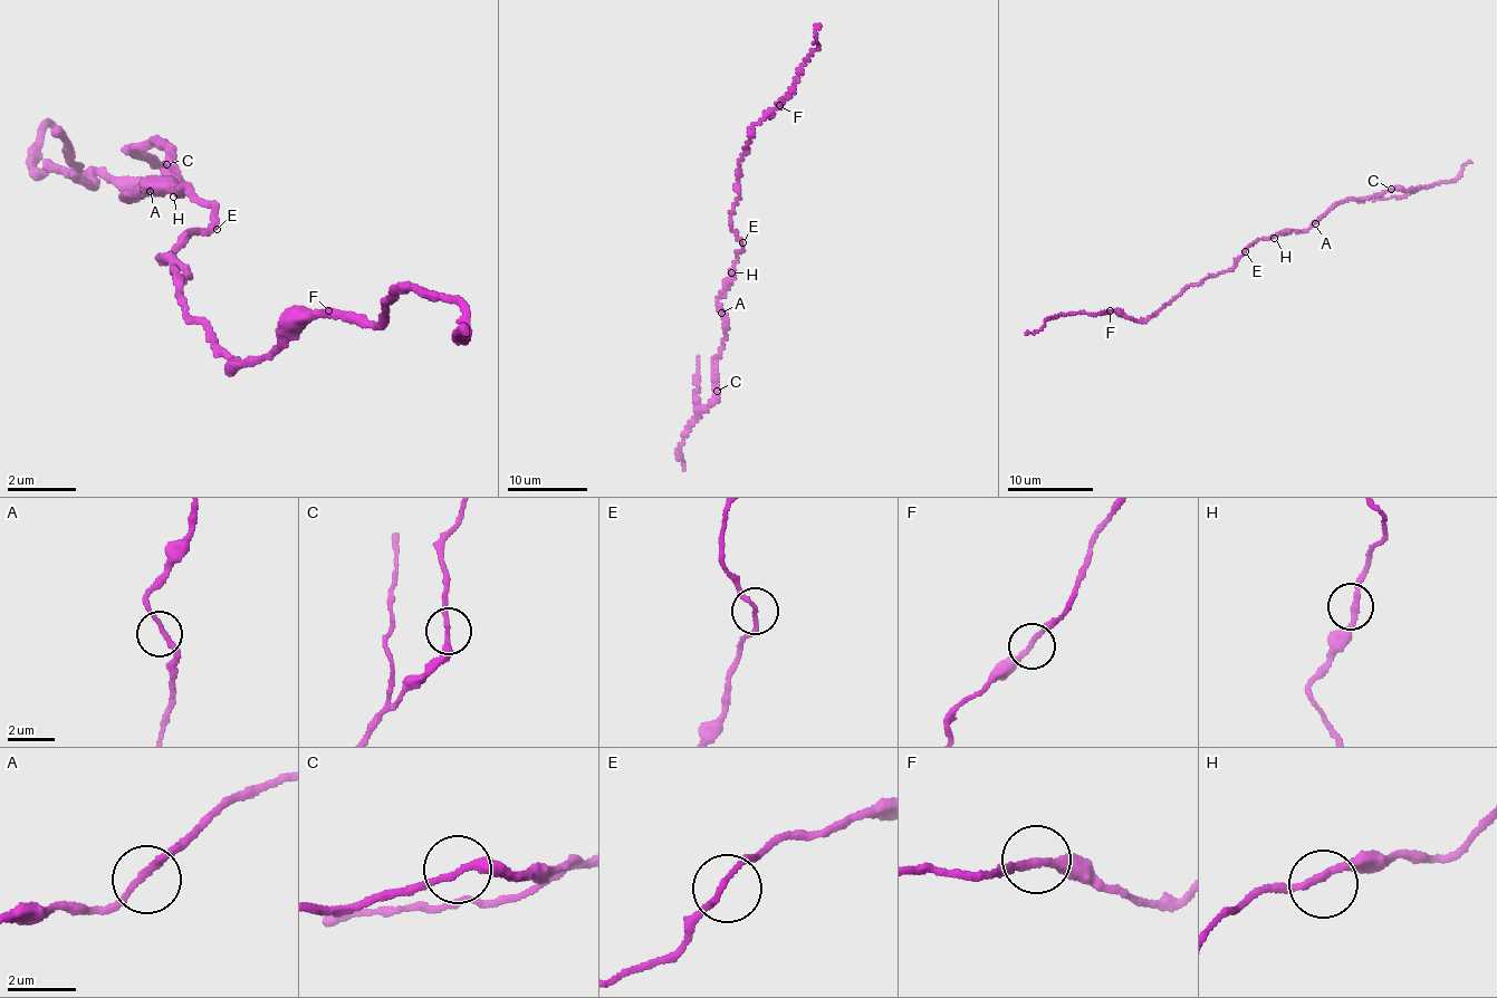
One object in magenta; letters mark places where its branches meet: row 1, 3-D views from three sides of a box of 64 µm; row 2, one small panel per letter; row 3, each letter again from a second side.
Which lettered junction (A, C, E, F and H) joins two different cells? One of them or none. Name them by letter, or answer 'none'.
none

